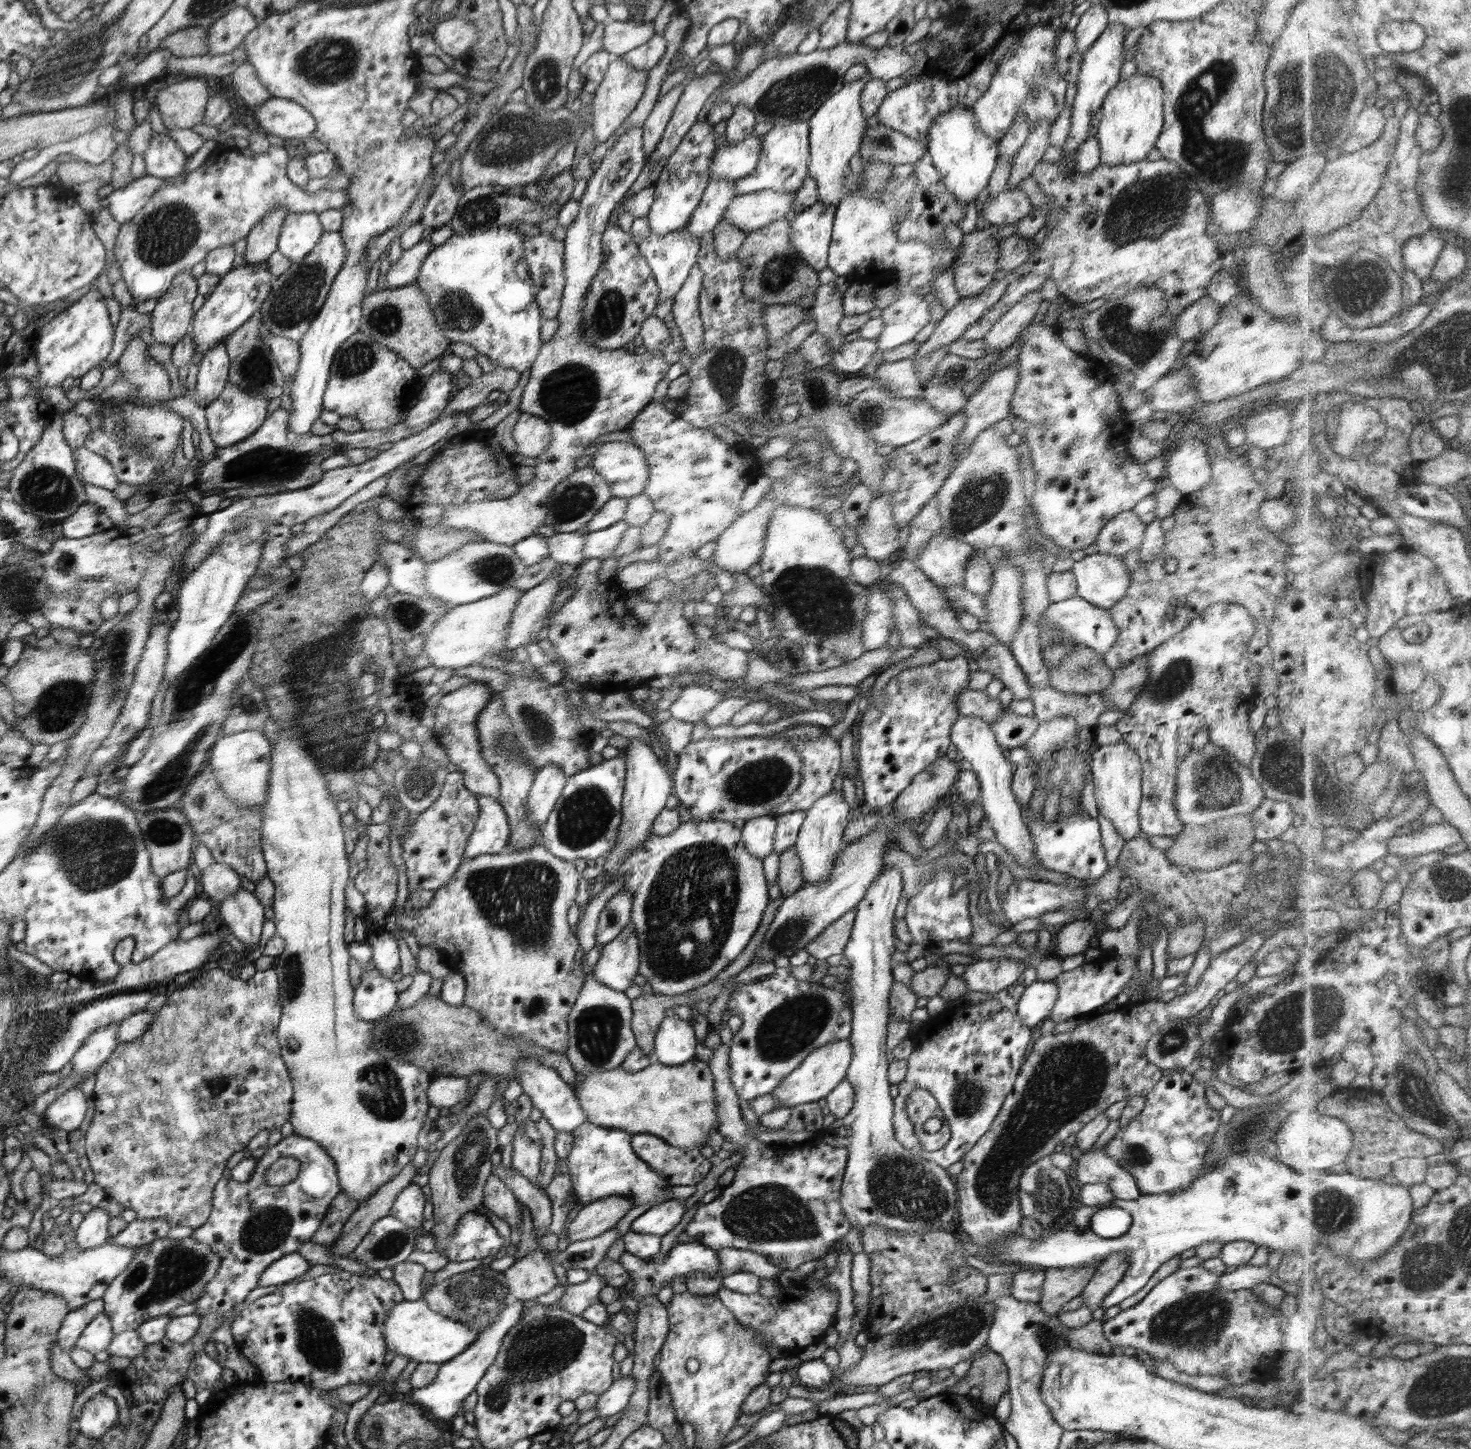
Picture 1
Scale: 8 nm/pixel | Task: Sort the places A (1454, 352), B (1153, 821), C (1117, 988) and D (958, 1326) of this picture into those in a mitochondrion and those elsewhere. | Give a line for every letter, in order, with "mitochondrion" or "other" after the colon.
A: mitochondrion
B: other
C: other
D: mitochondrion

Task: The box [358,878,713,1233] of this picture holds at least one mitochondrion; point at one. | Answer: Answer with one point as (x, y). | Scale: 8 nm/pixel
(598, 1029)

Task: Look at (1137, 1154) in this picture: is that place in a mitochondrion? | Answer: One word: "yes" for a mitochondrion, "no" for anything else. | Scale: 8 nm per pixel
yes

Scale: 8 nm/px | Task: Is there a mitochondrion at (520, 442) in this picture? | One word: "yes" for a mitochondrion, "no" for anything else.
no

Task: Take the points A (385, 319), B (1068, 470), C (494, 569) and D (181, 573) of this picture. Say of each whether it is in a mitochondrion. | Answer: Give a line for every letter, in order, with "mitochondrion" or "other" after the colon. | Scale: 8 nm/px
A: mitochondrion
B: other
C: mitochondrion
D: other

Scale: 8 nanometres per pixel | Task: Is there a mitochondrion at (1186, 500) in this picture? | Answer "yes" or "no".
no

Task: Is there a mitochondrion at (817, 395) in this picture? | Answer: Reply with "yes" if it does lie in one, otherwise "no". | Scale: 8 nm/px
yes

